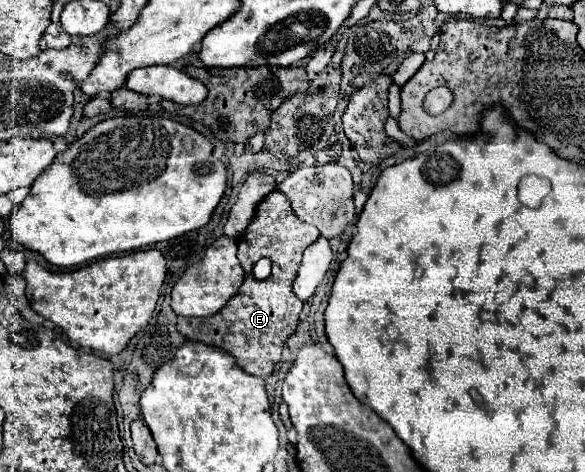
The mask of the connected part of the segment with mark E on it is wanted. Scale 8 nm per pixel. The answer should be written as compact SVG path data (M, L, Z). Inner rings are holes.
M269 193L259 203L249 229L239 237L237 257L245 269L245 281L237 297L233 297L233 301L221 309L217 317L179 317L179 333L189 341L201 341L205 345L227 351L235 357L243 371L267 379L273 373L275 363L281 359L285 341L299 327L303 301L293 293L293 281L297 277L305 247L317 241L317 237L319 231L293 213L291 203L283 193ZM261 257L269 257L273 263L273 273L263 281L255 279L251 271Z

